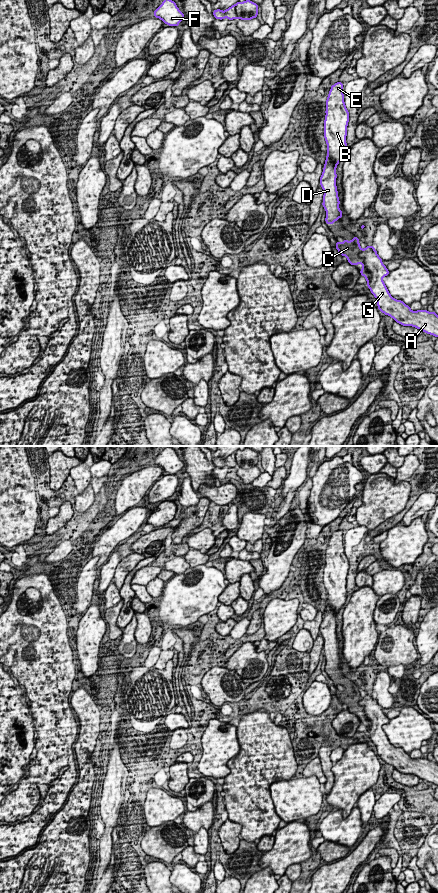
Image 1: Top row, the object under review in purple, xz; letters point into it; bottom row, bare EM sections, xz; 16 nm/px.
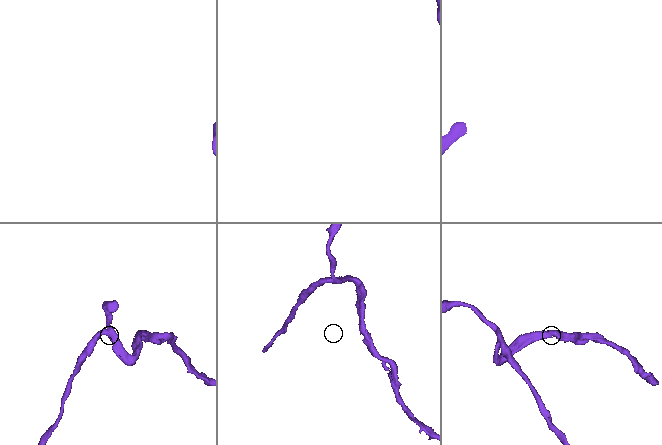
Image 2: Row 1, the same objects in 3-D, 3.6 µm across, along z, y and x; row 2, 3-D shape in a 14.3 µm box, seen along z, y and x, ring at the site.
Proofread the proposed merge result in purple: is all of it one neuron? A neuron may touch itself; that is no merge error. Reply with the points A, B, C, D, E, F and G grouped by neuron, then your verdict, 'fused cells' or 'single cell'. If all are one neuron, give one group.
A B C D E F G | single cell

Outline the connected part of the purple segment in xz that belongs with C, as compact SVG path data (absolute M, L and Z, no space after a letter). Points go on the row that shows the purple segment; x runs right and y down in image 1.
M356 236L351 241L343 240L343 243L337 241L336 249L342 256L347 257L349 264L363 265L360 273L366 278L367 286L377 300L379 311L403 326L413 326L438 338L438 315L435 312L422 309L412 311L403 301L396 300L390 295L383 282L383 278L390 271L382 263L374 246L362 249Z

